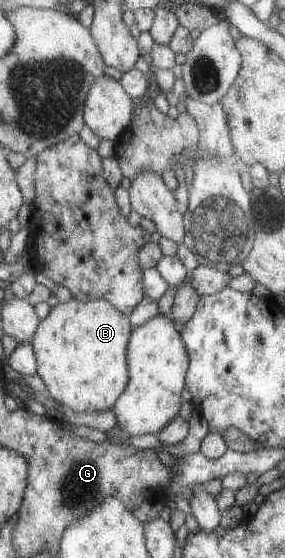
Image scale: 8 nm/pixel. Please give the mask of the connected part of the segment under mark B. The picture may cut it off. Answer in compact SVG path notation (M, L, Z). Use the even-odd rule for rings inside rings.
M71 298L59 303L43 318L31 340L36 356L36 373L43 380L47 392L64 407L79 413L101 412L114 406L129 382L126 352L131 324L126 314L119 312L108 299L89 302Z

